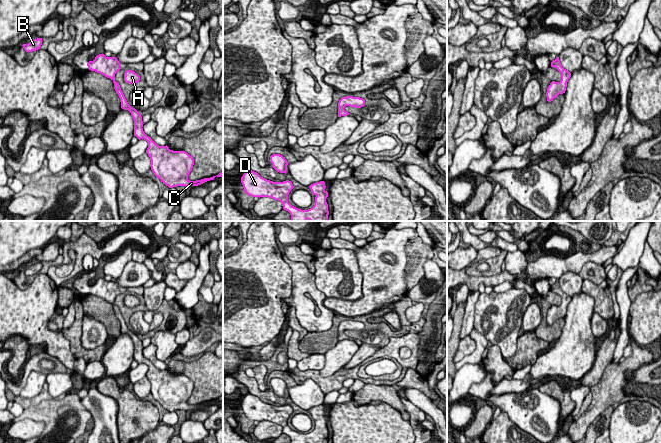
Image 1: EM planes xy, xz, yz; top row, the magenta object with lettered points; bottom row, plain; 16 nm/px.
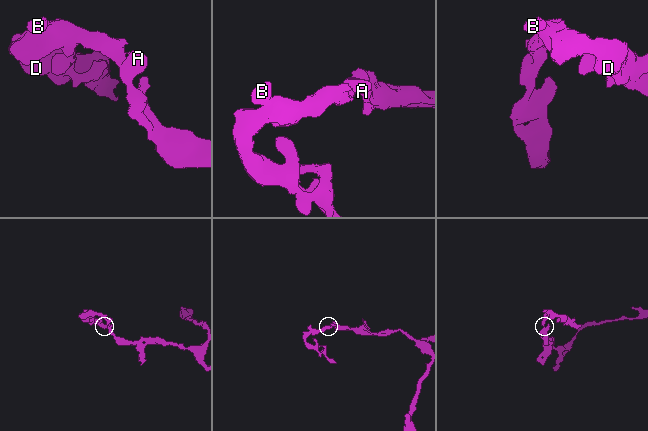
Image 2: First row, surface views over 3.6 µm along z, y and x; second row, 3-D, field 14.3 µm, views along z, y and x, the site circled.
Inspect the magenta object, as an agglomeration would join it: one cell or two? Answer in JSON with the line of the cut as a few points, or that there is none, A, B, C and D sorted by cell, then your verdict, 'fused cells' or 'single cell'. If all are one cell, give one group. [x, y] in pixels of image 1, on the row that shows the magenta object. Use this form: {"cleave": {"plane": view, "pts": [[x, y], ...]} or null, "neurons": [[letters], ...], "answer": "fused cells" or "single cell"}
{"cleave": null, "neurons": [["A", "B", "C", "D"]], "answer": "single cell"}

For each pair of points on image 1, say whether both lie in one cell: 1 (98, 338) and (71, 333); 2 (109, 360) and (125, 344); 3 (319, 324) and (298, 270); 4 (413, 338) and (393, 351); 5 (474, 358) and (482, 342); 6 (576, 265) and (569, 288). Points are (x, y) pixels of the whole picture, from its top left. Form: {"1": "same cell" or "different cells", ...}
{"1": "different cells", "2": "same cell", "3": "same cell", "4": "same cell", "5": "same cell", "6": "different cells"}

